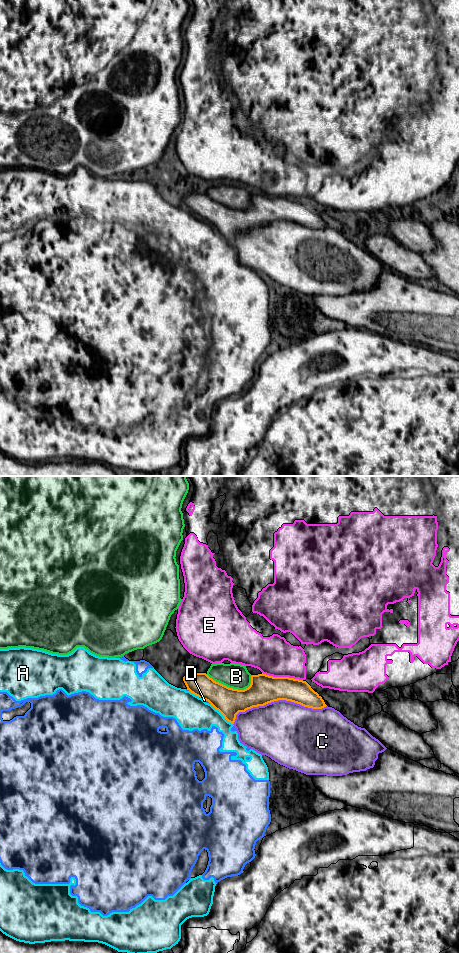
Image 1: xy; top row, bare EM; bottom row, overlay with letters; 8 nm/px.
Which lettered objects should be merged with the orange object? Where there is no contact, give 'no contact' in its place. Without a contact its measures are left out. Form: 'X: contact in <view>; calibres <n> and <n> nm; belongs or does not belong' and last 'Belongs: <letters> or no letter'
A: contact in xy; calibres 220 and 280 nm; does not belong
B: contact in xy; calibres 220 and 200 nm; does not belong
C: contact in xy; calibres 240 and 480 nm; does not belong
D: contact in xy; calibres 220 and 20 nm; does not belong
E: contact in xy; calibres 240 and 320 nm; does not belong
Belongs: no letter

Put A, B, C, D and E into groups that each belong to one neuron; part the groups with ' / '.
A D / B / C / E

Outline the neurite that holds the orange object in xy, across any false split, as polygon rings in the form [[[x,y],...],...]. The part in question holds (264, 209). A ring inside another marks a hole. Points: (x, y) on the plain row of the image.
[[[206,193],[187,194],[183,201],[187,210],[208,221],[232,244],[239,232],[278,220],[291,221],[312,229],[327,226],[306,201],[289,197],[273,197],[263,193],[252,195],[250,206],[244,210],[229,208]]]

